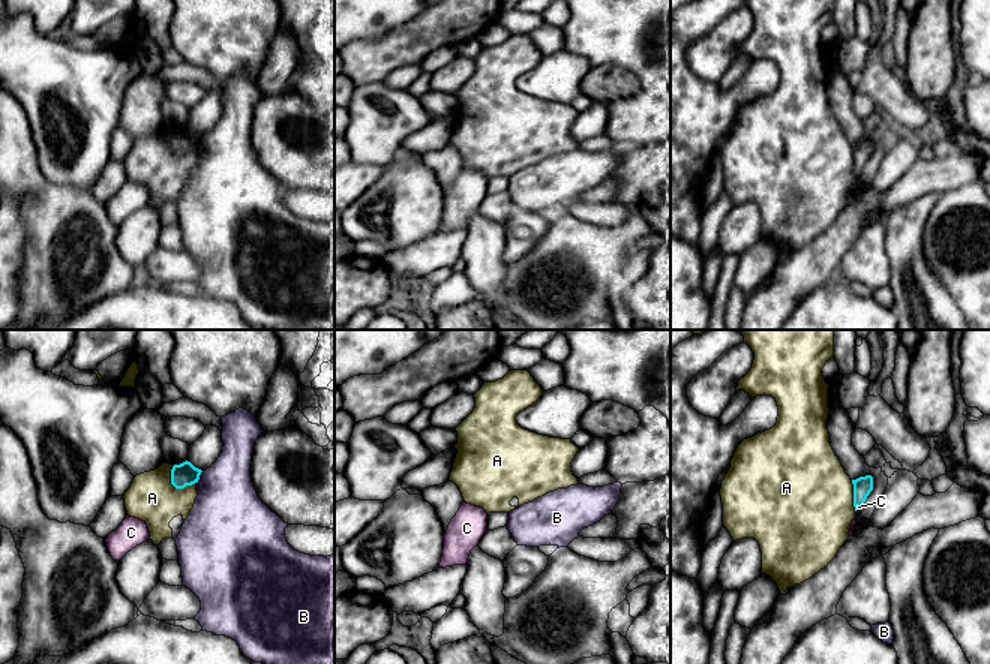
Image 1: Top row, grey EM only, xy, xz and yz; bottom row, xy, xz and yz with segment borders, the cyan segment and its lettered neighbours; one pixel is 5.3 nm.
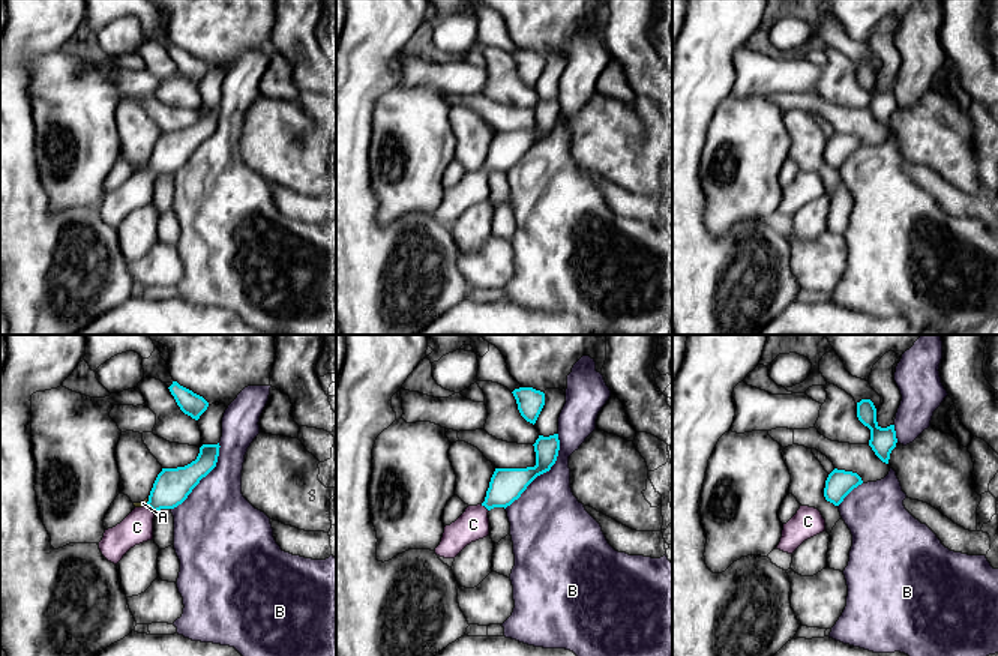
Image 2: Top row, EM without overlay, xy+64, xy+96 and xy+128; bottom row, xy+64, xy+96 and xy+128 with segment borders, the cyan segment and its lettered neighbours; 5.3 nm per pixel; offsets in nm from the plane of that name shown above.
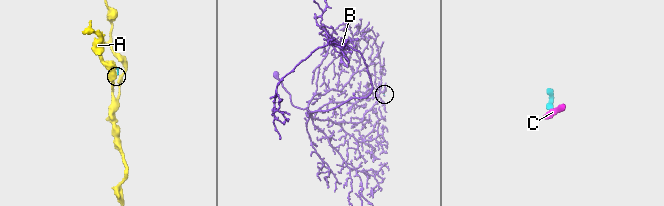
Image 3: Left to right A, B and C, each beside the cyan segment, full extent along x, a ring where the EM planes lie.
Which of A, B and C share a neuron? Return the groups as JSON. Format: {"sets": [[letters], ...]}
{"sets": [["A"], ["B"], ["C"]]}

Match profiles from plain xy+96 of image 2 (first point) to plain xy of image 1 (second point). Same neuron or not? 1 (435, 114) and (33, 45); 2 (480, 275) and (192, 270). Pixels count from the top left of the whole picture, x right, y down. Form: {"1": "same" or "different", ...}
{"1": "same", "2": "same"}

